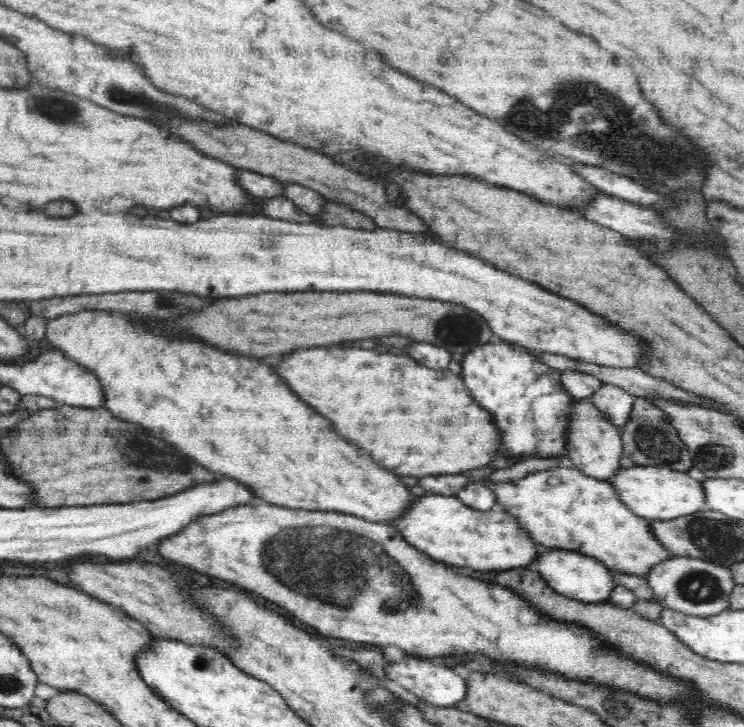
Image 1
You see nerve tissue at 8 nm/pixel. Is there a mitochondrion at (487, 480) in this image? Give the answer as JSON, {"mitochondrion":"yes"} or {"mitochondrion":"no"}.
{"mitochondrion":"no"}

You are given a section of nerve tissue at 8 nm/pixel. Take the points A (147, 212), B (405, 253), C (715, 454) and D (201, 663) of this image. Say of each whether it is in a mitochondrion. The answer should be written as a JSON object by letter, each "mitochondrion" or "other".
{"A":"other","B":"other","C":"mitochondrion","D":"other"}

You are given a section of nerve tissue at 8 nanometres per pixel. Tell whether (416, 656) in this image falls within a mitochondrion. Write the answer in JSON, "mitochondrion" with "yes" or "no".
{"mitochondrion":"no"}

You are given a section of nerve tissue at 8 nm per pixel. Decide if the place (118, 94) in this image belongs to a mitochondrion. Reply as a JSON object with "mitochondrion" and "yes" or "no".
{"mitochondrion":"yes"}

